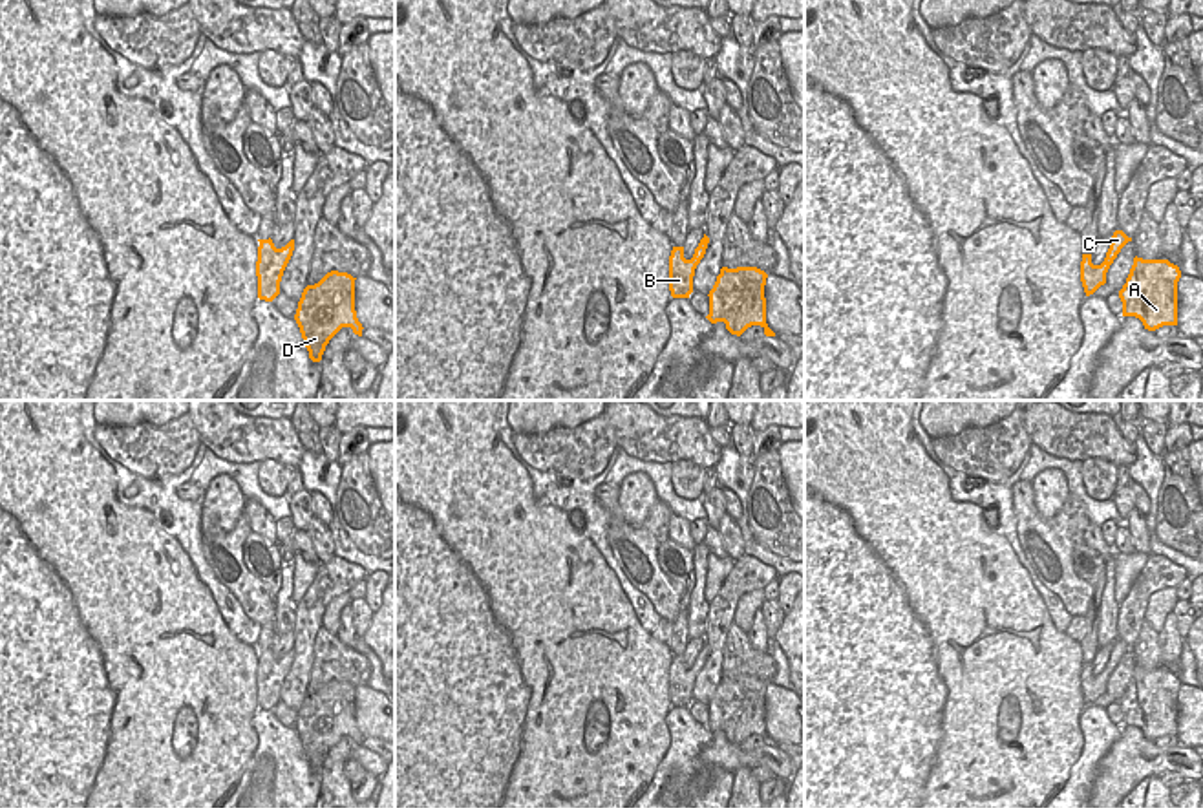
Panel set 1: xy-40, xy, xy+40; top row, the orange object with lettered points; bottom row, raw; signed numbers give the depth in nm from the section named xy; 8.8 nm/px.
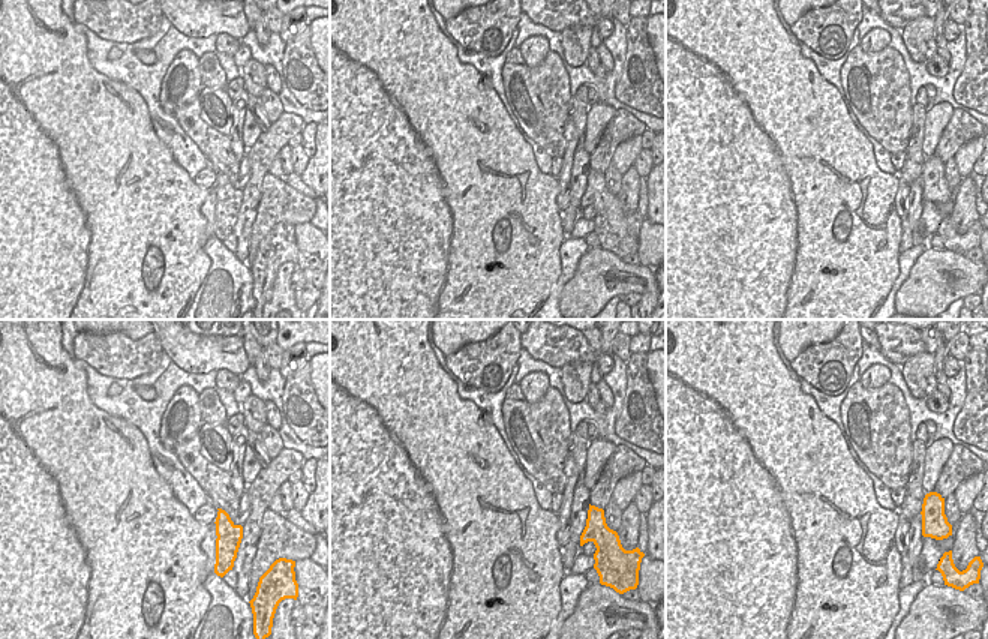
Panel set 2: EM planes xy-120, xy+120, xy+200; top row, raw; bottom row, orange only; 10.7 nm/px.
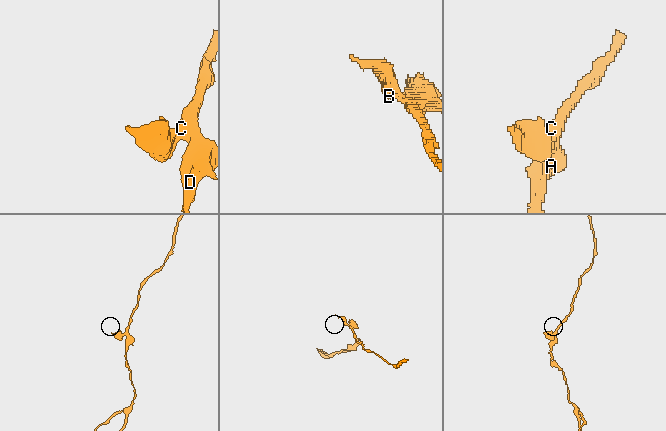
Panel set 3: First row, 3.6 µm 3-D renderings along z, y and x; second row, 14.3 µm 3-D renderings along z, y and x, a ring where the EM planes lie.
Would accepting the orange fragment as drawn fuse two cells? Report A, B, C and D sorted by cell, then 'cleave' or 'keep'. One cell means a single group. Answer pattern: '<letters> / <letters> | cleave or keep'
A B C D | keep

